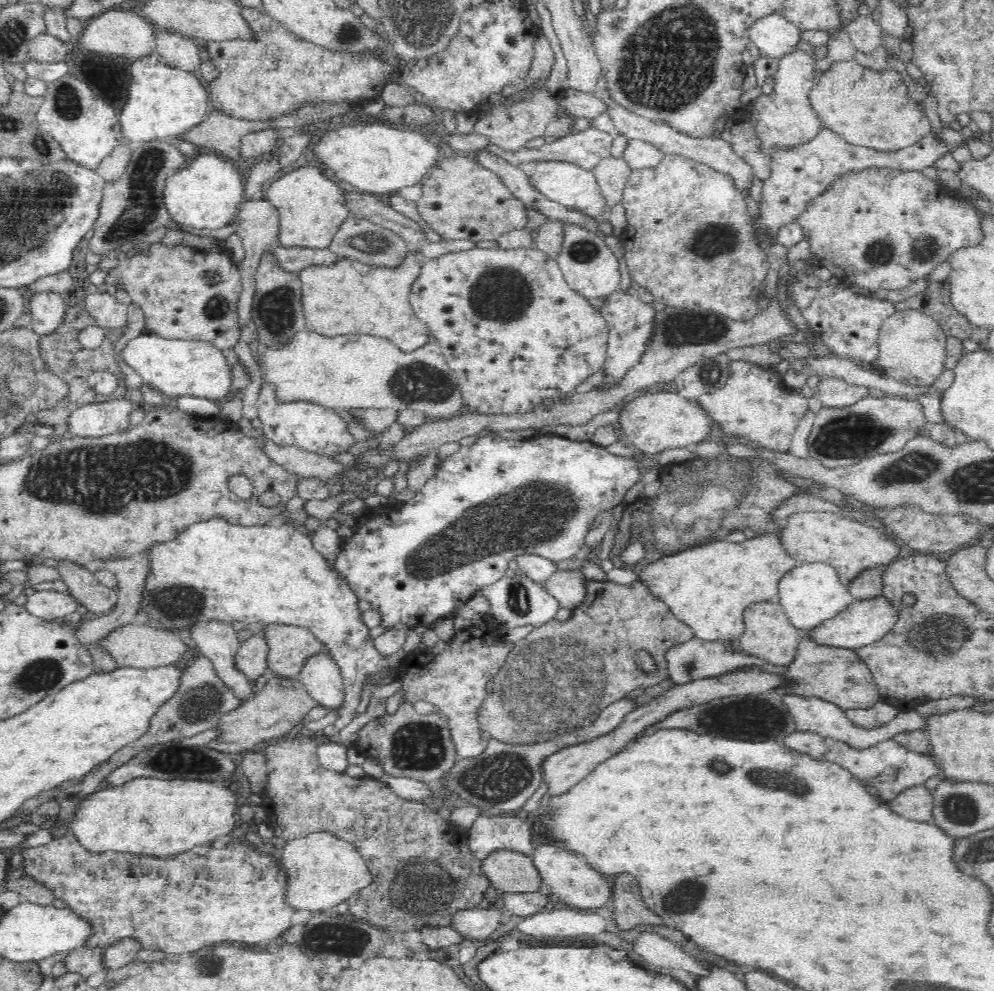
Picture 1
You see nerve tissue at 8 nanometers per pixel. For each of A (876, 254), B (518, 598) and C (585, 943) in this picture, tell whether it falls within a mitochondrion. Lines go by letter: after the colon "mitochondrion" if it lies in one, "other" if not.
A: mitochondrion
B: mitochondrion
C: other

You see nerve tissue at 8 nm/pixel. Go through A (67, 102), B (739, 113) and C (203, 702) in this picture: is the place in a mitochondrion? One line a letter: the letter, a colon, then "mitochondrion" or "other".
A: mitochondrion
B: other
C: mitochondrion

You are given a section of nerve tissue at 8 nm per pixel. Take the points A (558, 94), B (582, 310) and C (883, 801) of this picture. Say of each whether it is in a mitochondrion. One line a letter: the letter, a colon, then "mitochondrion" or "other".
A: other
B: other
C: other

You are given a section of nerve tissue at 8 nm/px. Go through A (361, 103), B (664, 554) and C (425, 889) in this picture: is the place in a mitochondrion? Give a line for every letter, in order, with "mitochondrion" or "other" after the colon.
A: other
B: other
C: mitochondrion

